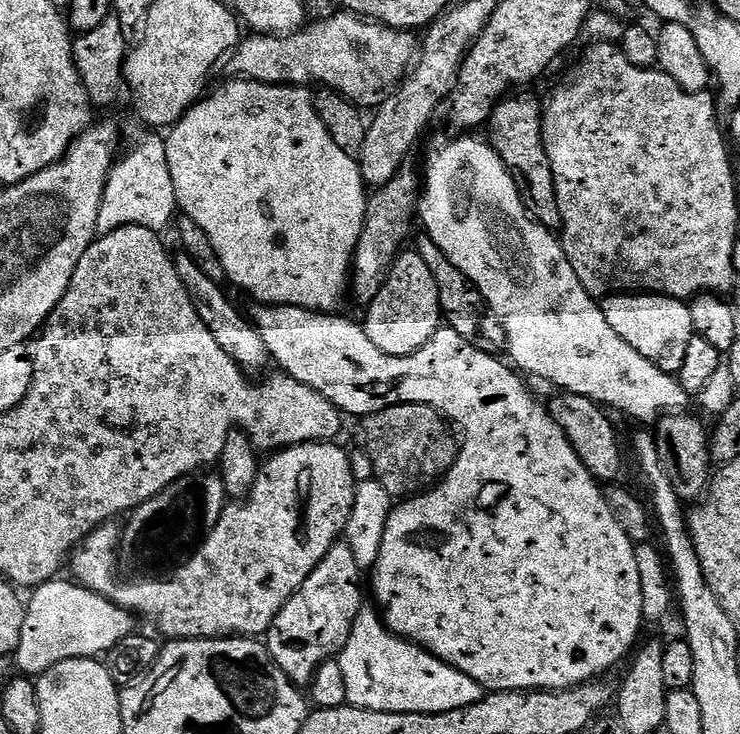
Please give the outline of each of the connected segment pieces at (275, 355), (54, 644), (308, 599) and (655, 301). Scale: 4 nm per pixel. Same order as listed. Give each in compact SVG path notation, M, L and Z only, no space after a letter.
M257 303L255 307L256 309L250 312L250 319L256 325L258 334L262 334L262 342L266 342L269 357L280 367L277 369L283 375L302 382L302 386L318 390L318 394L331 401L345 417L363 418L369 415L368 396L392 396L388 398L398 398L401 404L425 404L435 408L445 420L464 431L464 440L462 436L458 444L456 461L449 472L435 486L411 498L401 499L393 507L386 522L386 534L382 538L380 557L375 568L371 569L370 576L372 576L372 592L377 600L375 603L382 613L384 623L392 632L413 644L419 644L421 648L433 652L450 666L462 670L462 674L474 678L474 682L478 682L488 692L514 690L531 692L574 688L577 684L586 684L593 678L603 677L608 674L604 672L610 671L615 664L620 664L627 658L628 651L632 647L633 649L637 647L636 639L640 636L640 627L645 627L646 624L642 614L642 578L638 578L636 545L632 543L626 530L618 526L618 518L614 518L610 510L605 489L601 487L596 477L590 474L590 470L574 450L562 426L554 422L552 413L528 387L525 377L515 367L507 363L504 365L498 357L475 348L475 343L471 339L456 333L449 326L441 326L432 335L430 342L422 346L422 350L409 356L391 356L378 350L378 346L370 342L370 338L357 321L355 324L354 321L340 316L341 314L311 312L289 304Z
M57 578L40 584L27 597L26 622L22 626L22 642L16 648L14 661L21 668L23 675L28 678L39 678L49 672L54 666L58 666L67 660L87 660L89 658L100 658L111 652L122 638L133 635L132 620L133 613L127 608L119 608L114 602L110 602L105 596L99 596L85 588L83 584L73 582L71 579Z
M337 542L269 626L267 650L297 686L311 685L318 669L346 646L350 630L366 604L360 593L360 576L362 569L354 562L354 550L346 542Z
M621 294L607 297L602 304L606 322L614 326L618 338L626 338L642 358L650 358L654 366L664 372L679 373L682 358L686 358L686 346L694 334L688 304L672 296L655 294Z

